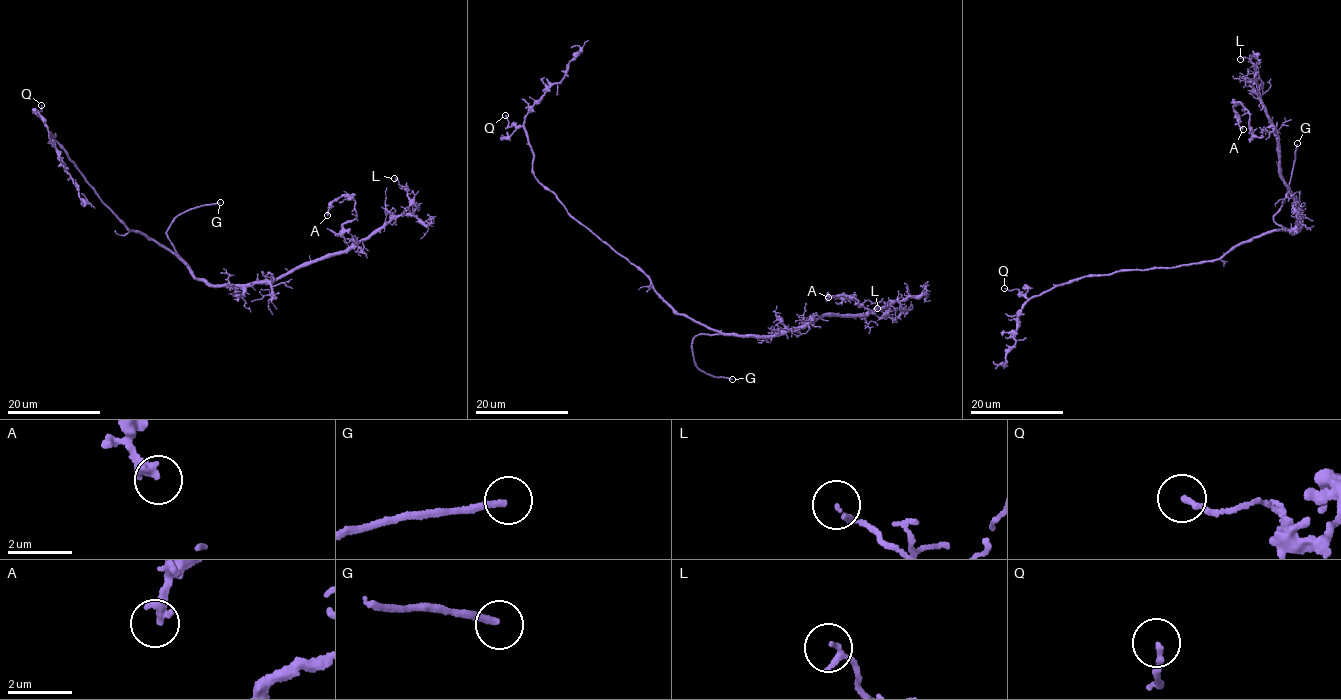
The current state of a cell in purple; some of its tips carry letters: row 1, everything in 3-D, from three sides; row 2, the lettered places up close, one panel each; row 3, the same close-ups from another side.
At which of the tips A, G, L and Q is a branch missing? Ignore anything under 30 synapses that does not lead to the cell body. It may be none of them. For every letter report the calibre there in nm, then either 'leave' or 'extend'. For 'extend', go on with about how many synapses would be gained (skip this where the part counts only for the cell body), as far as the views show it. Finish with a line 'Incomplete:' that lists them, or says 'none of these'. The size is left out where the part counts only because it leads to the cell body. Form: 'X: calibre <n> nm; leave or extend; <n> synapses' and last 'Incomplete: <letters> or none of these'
A: calibre 280 nm; leave
G: calibre 190 nm; extend
L: calibre 160 nm; leave
Q: calibre 150 nm; leave
Incomplete: G

